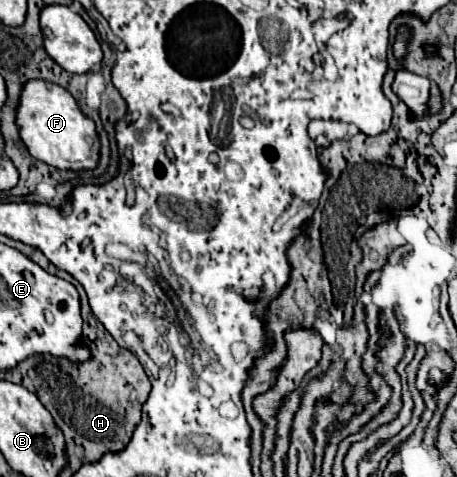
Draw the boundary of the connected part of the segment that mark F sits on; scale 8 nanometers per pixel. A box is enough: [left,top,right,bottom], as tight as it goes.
[17,80,101,170]

